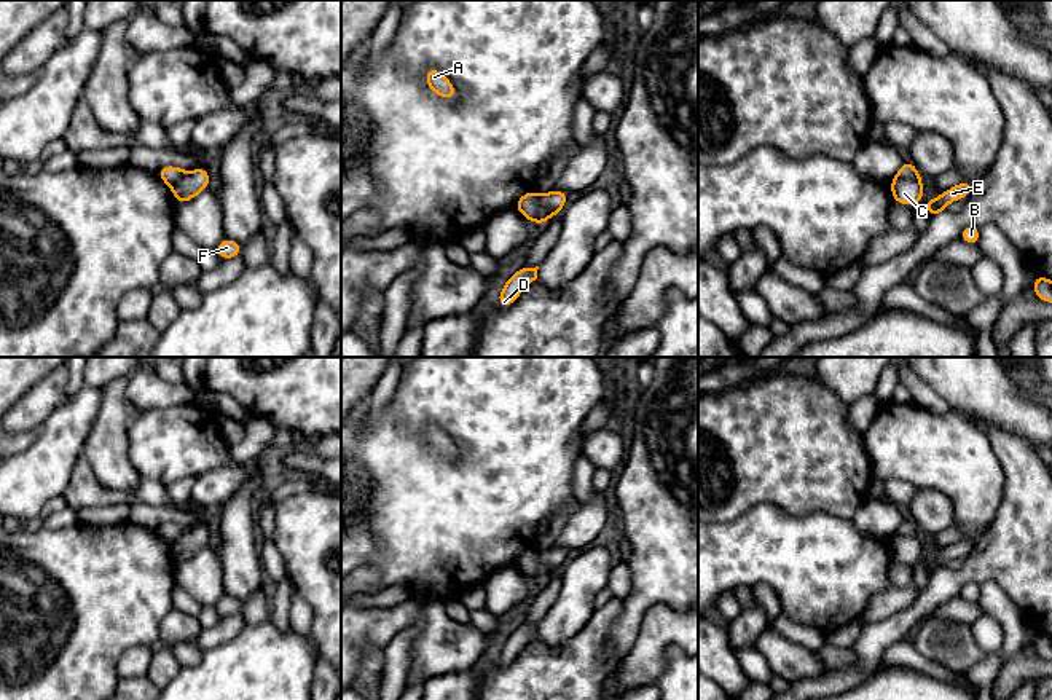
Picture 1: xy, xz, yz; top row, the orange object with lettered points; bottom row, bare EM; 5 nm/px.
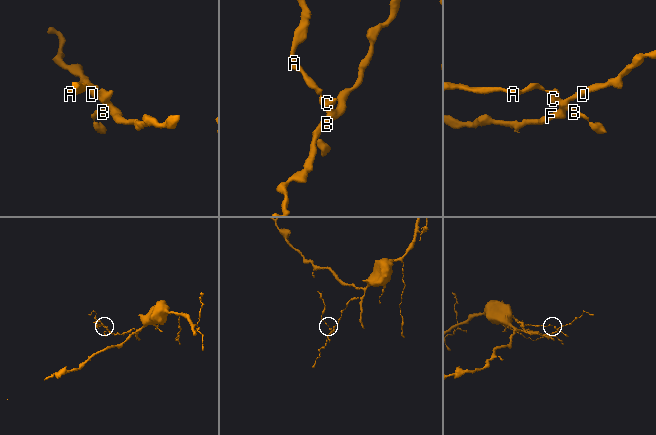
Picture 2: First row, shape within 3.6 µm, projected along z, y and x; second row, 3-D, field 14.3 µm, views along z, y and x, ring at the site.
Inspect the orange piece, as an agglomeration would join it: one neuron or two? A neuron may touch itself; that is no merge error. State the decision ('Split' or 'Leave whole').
Split

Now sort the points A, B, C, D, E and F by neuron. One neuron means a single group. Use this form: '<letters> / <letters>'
A / B C D E F

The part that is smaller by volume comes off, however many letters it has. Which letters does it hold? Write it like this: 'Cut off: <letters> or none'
Cut off: A

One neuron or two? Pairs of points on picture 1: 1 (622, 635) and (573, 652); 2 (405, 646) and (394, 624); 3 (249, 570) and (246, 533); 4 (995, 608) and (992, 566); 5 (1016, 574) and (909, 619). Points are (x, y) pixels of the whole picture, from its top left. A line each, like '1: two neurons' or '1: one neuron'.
1: two neurons
2: two neurons
3: one neuron
4: two neurons
5: one neuron

